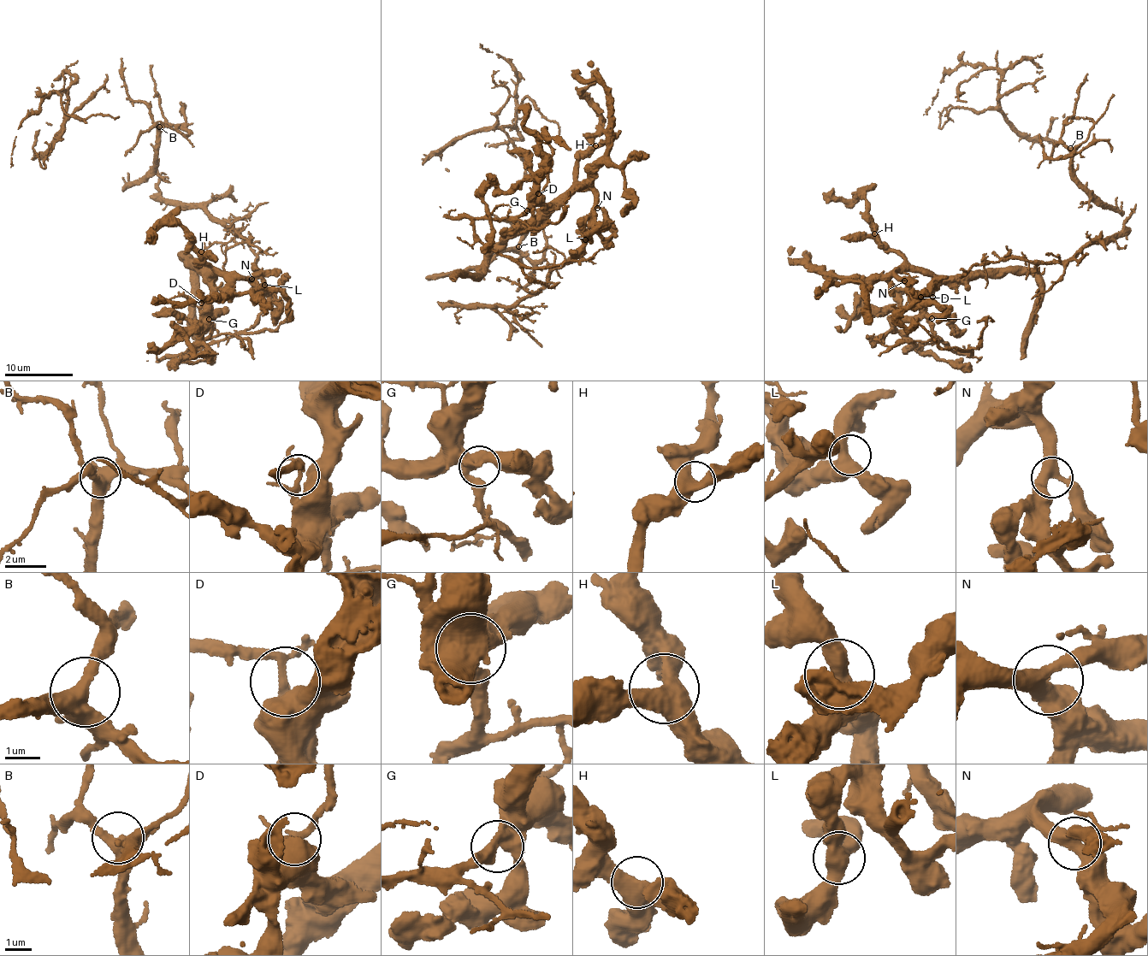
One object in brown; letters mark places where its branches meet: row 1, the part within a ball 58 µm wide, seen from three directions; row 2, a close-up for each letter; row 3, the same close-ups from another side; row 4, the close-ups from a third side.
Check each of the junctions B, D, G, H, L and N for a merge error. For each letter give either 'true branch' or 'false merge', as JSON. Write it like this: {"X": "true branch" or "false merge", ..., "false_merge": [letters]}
{"B": "true branch", "D": "true branch", "G": "true branch", "H": "true branch", "L": "true branch", "N": "true branch", "false_merge": []}

